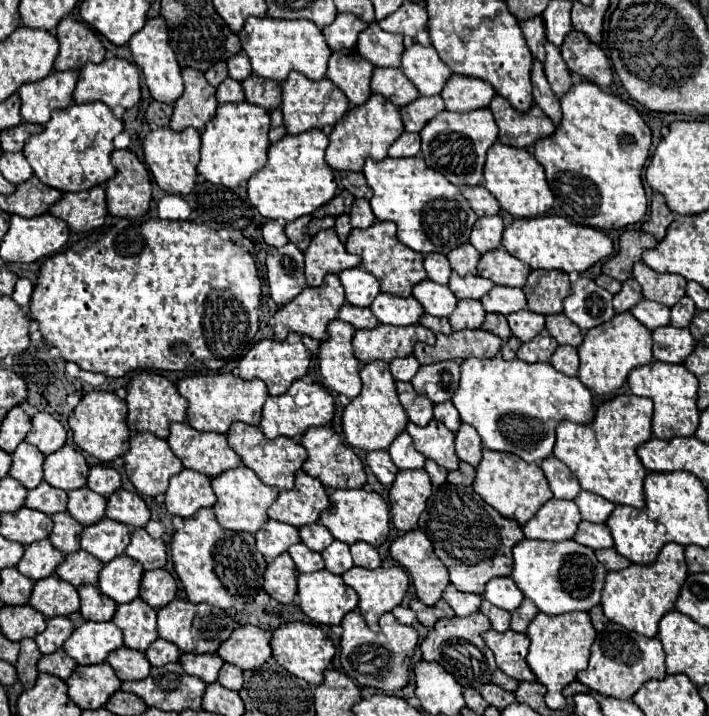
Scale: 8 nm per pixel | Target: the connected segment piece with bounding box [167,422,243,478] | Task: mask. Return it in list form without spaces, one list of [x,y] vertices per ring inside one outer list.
[[[171,422],[171,436],[167,438],[173,454],[183,462],[185,468],[193,468],[209,478],[215,478],[217,474],[223,474],[225,470],[237,468],[243,464],[241,456],[229,448],[227,438],[221,434],[201,434],[187,422]]]

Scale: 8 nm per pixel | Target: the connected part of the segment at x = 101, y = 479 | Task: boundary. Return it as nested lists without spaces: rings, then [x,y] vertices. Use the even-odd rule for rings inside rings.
[[[93,466],[89,470],[87,488],[91,488],[93,492],[97,492],[101,496],[109,496],[121,488],[121,476],[117,470],[113,470],[109,466]]]

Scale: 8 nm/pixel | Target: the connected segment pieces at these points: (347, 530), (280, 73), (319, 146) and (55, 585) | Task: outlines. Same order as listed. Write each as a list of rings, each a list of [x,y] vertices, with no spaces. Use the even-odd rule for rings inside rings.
[[[335,490],[331,496],[331,506],[321,514],[319,522],[329,528],[335,540],[355,544],[367,542],[371,546],[381,546],[389,536],[389,506],[377,492],[367,490]]]
[[[249,18],[243,26],[243,50],[251,60],[253,74],[277,82],[287,80],[289,72],[297,70],[311,80],[323,80],[331,48],[325,42],[321,28],[309,20],[277,20],[277,18]]]
[[[309,130],[299,136],[287,134],[279,142],[271,144],[267,166],[253,174],[253,178],[249,178],[247,182],[249,200],[261,216],[269,220],[293,222],[301,216],[313,214],[317,208],[321,208],[335,196],[335,174],[323,160],[327,146],[329,138],[323,130]]]
[[[51,576],[35,582],[29,604],[47,618],[69,616],[79,610],[79,594],[69,582]]]

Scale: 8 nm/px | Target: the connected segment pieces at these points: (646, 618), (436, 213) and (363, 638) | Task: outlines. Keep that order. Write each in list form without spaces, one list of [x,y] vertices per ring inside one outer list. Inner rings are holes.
[[[669,544],[661,550],[653,566],[631,564],[629,568],[619,572],[607,572],[601,598],[605,616],[627,630],[633,630],[647,638],[655,638],[659,632],[659,620],[675,608],[675,600],[687,578],[687,564],[683,552],[685,550],[679,544]]]
[[[421,156],[385,158],[381,162],[369,160],[365,162],[363,174],[373,188],[373,214],[381,222],[395,222],[399,242],[411,250],[421,254],[449,254],[453,248],[469,242],[477,214],[471,210],[461,188],[453,186],[443,174],[429,168]]]
[[[353,610],[341,622],[343,638],[341,638],[341,666],[349,678],[353,678],[359,686],[369,686],[393,694],[407,686],[411,676],[411,658],[419,644],[419,634],[413,626],[403,626],[393,614],[381,616],[381,632],[375,634],[363,620],[363,616]]]

